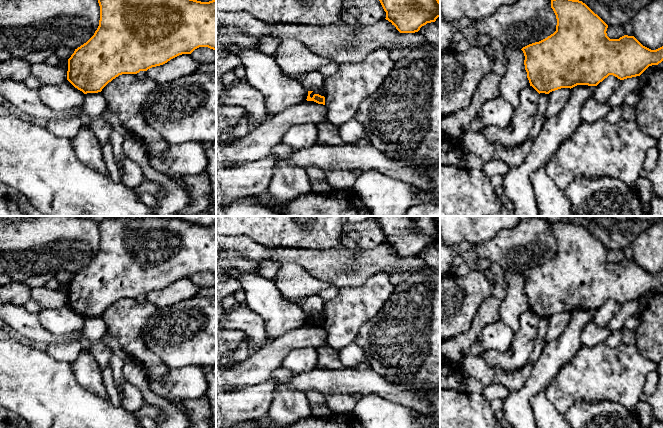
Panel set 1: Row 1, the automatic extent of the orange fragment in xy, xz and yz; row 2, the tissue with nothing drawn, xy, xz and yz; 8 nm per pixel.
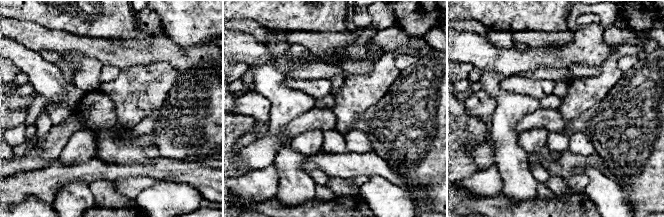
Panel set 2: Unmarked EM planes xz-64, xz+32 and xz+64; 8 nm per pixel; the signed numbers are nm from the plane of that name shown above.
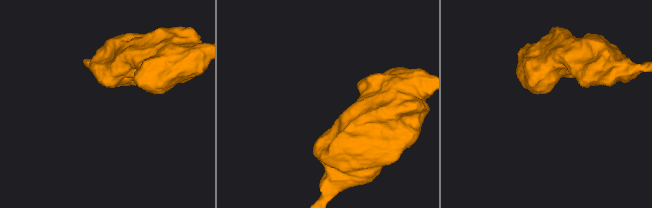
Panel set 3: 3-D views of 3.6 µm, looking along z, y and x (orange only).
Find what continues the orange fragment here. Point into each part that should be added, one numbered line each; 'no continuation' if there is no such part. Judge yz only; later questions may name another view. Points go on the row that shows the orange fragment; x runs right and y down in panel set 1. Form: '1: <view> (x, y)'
no continuation

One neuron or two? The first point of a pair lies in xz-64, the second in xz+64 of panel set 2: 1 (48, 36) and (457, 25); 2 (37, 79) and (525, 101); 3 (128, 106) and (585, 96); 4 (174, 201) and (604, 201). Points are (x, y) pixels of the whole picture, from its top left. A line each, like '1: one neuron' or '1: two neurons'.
1: one neuron
2: one neuron
3: one neuron
4: one neuron

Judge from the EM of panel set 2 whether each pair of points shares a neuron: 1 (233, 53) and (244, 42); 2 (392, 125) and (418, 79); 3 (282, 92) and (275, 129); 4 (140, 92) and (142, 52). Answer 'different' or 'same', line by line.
1: same
2: same
3: same
4: different

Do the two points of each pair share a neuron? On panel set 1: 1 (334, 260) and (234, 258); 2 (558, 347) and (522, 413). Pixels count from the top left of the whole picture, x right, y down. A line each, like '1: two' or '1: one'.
1: two
2: one

